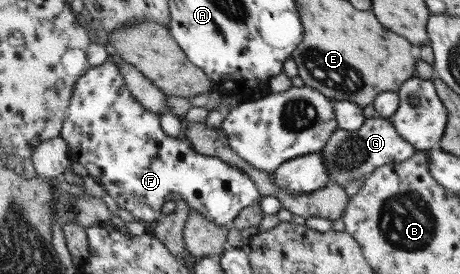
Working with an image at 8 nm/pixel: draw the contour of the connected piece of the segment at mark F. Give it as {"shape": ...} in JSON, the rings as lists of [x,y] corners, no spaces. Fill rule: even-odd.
{"shape":[[[109,60],[105,64],[96,67],[92,66],[87,71],[87,74],[83,75],[77,82],[76,91],[73,94],[72,103],[68,111],[68,119],[65,120],[60,136],[65,138],[67,145],[70,147],[70,160],[72,162],[85,164],[85,168],[89,170],[90,175],[94,177],[104,190],[117,202],[119,212],[134,220],[140,219],[155,225],[161,221],[161,210],[163,210],[163,206],[165,206],[169,200],[175,201],[179,200],[179,198],[183,198],[191,208],[203,212],[209,221],[215,222],[217,225],[232,226],[244,208],[251,206],[253,203],[260,202],[261,198],[263,198],[263,194],[261,194],[260,188],[257,188],[257,182],[253,180],[247,172],[243,172],[241,168],[237,168],[237,166],[233,166],[233,164],[229,164],[229,162],[225,162],[219,158],[201,155],[192,148],[190,143],[187,144],[187,142],[183,142],[184,140],[178,137],[168,136],[165,134],[163,126],[161,126],[159,117],[160,116],[155,112],[145,109],[144,106],[132,96],[119,66],[112,60]]]}

